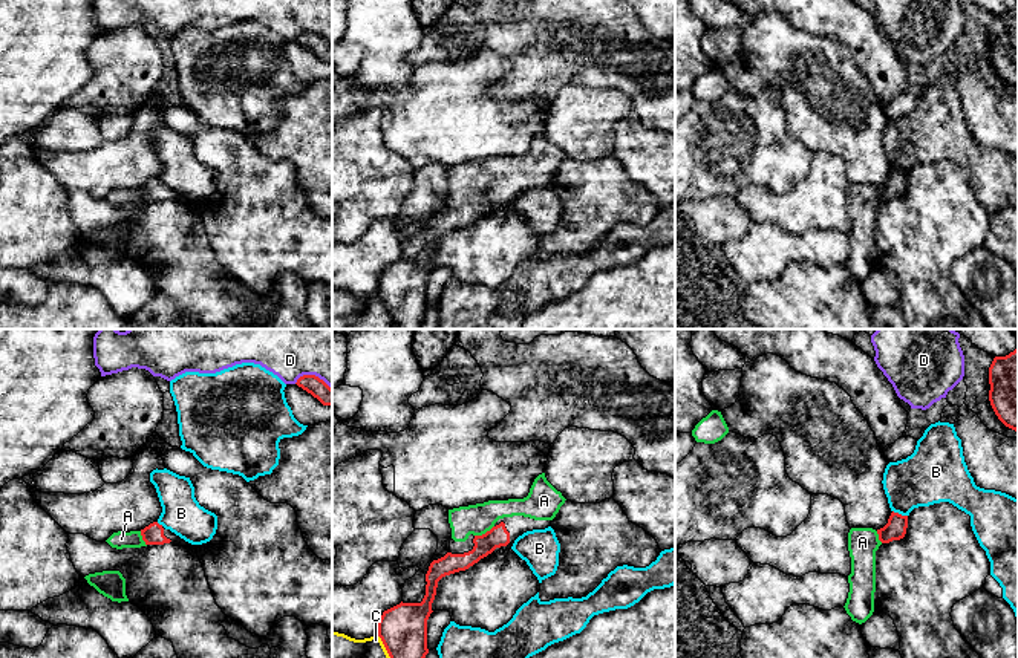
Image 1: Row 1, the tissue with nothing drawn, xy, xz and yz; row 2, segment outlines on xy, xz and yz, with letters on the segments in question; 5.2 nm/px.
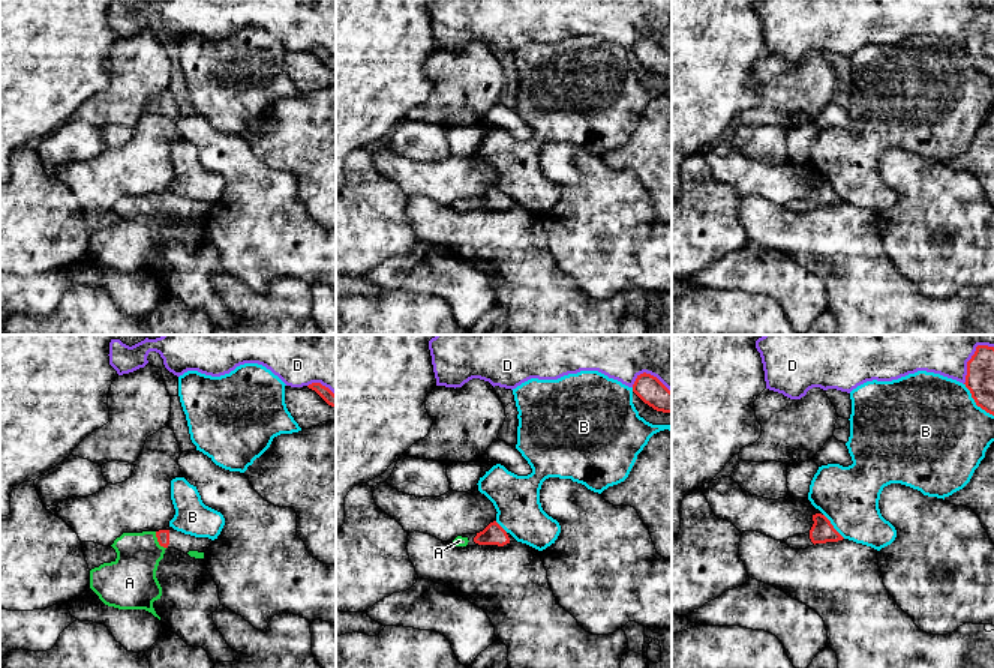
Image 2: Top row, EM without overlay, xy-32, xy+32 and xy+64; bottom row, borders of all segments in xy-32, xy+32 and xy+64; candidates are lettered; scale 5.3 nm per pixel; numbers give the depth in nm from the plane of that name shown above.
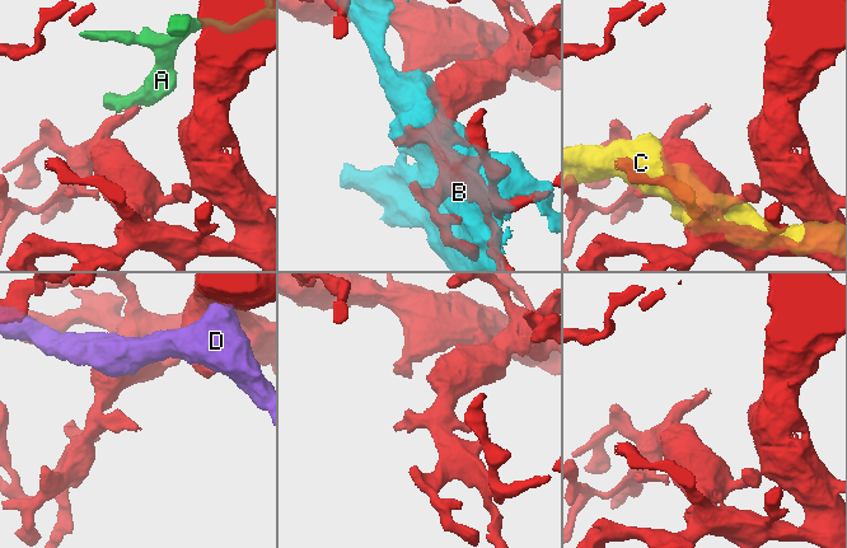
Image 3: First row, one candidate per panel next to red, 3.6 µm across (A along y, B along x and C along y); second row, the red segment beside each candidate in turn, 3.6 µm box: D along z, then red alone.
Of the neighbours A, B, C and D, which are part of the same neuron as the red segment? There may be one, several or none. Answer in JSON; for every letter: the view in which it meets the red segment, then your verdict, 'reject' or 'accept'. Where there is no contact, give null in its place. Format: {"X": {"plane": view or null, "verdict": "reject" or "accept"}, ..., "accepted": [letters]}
{"A": {"plane": "xz", "verdict": "accept"}, "B": {"plane": "yz", "verdict": "reject"}, "C": {"plane": "xz", "verdict": "reject"}, "D": {"plane": "xy", "verdict": "reject"}, "accepted": ["A"]}

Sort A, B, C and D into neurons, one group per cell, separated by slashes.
A / B / C / D

